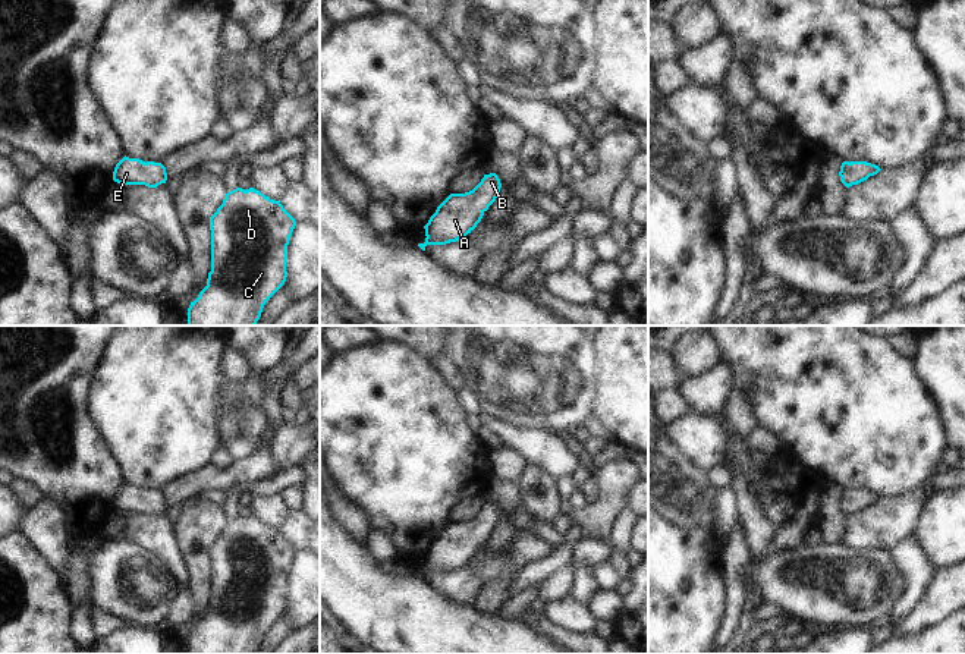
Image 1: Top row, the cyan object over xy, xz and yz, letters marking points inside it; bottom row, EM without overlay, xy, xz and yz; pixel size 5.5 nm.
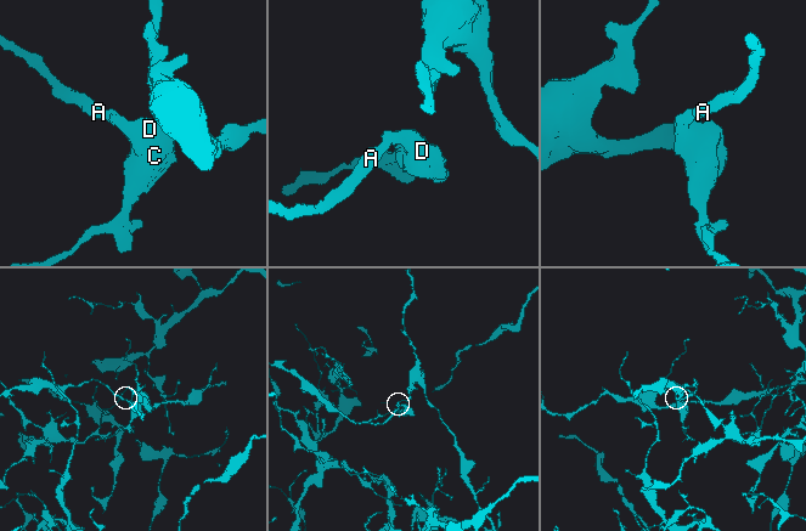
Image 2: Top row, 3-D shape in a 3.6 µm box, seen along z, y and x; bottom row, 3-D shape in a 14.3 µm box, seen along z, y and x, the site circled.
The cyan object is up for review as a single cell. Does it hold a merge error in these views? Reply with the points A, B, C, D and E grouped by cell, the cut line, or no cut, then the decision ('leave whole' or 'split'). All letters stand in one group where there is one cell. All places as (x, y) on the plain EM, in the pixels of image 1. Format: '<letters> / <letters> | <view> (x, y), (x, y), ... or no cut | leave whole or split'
A B C D E | no cut | leave whole

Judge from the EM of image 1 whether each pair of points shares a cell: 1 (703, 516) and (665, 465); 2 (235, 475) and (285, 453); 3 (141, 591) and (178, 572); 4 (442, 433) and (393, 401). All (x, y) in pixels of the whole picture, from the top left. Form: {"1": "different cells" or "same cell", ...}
{"1": "same cell", "2": "different cells", "3": "different cells", "4": "same cell"}

